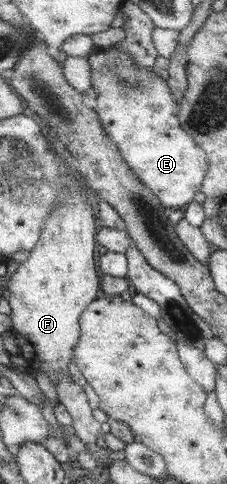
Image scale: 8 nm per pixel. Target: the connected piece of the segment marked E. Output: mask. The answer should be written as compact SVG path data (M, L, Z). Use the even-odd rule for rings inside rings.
M117 48L98 49L88 60L91 64L93 87L98 93L94 110L101 116L105 130L113 142L121 148L121 154L125 156L124 160L132 168L132 172L153 190L153 194L161 199L165 207L176 209L187 206L195 198L195 194L202 192L204 180L210 170L210 161L208 151L184 129L180 120L180 104L175 99L168 81L157 76L156 71L140 70L132 55ZM121 80L127 80L129 84L139 87L132 88L127 85L124 88Z

